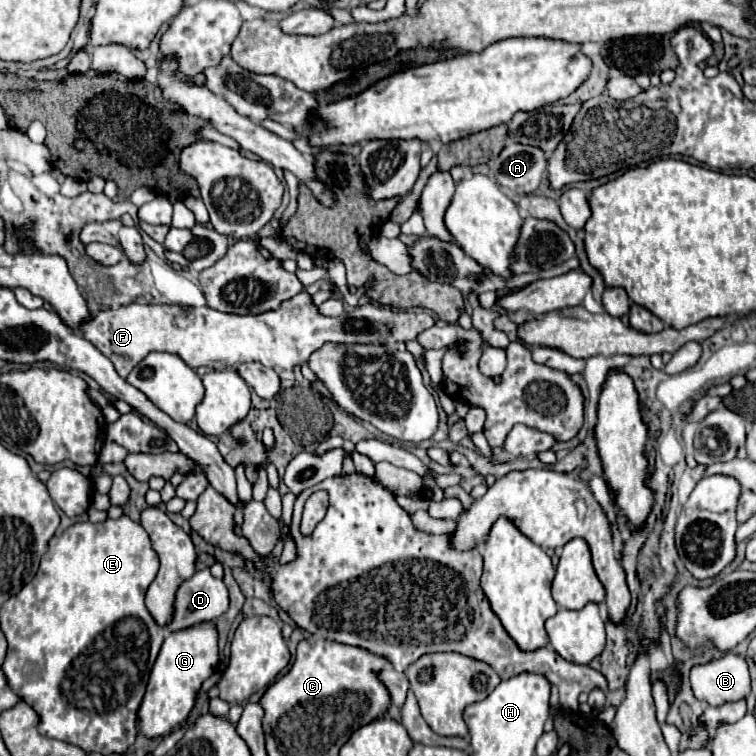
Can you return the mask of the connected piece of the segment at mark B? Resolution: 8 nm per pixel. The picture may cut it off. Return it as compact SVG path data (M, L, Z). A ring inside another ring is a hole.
M729 652L719 660L695 666L691 670L691 688L695 696L709 706L745 700L751 694L751 678L745 658Z

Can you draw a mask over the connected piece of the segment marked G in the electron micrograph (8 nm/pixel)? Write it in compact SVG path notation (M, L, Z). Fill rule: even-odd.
M211 622L207 626L193 626L191 630L179 630L163 640L161 654L157 656L145 696L137 710L137 726L147 738L161 738L171 734L191 712L201 684L213 674L213 666L219 662L217 630Z

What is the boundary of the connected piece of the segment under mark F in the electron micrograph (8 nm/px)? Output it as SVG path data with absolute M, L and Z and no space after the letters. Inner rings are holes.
M303 290L303 294L297 294L295 298L283 302L279 310L271 310L267 314L257 316L237 316L237 314L225 314L213 308L183 308L183 306L157 306L157 304L140 304L137 302L119 306L119 308L107 308L99 310L91 316L91 320L79 324L79 332L85 340L89 340L97 350L101 350L113 364L121 378L127 378L127 374L141 362L149 352L171 352L177 354L187 366L191 368L227 368L237 366L243 362L261 362L263 366L271 368L285 368L291 370L311 356L313 350L323 346L323 342L353 342L351 340L351 320L349 316L339 318L327 318L319 314L319 310L311 304L311 296Z

